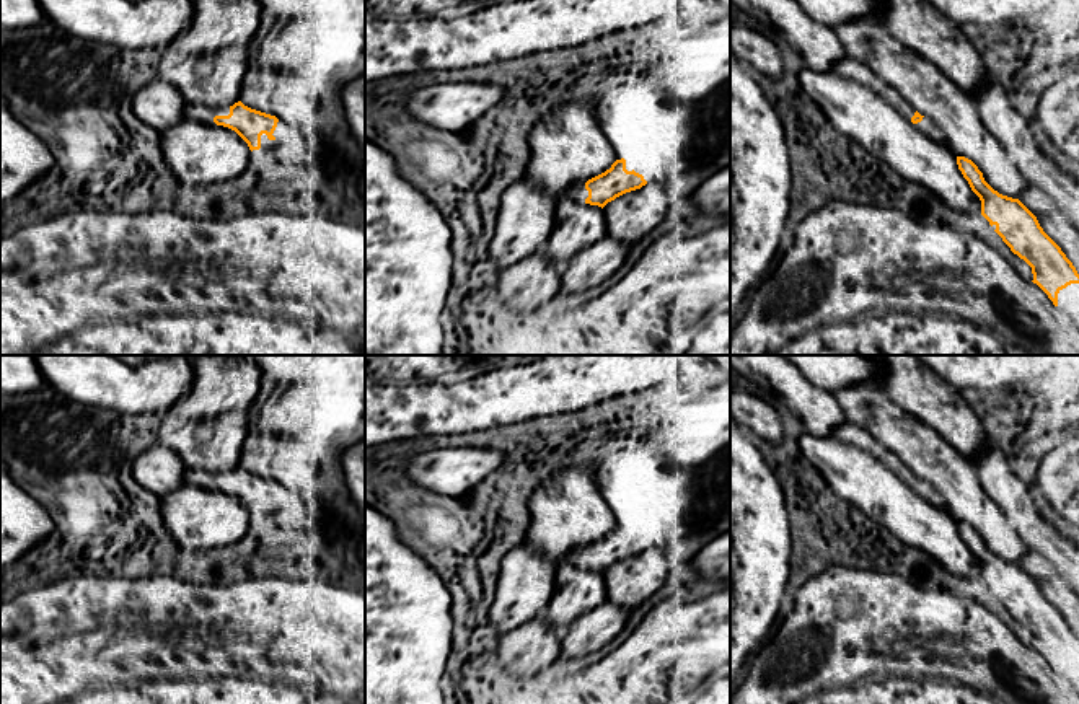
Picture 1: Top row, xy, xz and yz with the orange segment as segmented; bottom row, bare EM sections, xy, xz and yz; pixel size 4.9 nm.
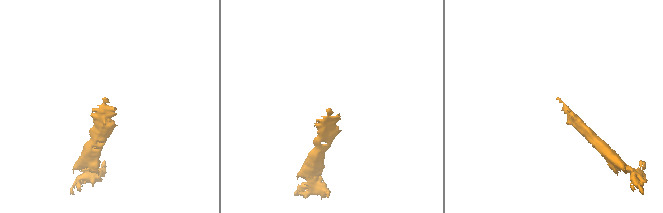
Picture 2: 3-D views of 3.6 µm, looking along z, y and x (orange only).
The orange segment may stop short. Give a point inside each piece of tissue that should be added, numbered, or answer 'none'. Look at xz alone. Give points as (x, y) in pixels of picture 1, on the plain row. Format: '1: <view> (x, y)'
1: xz (577, 558)

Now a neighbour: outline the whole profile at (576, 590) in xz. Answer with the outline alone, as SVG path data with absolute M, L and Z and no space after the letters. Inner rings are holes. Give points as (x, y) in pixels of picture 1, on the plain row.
M566 561L557 565L553 577L553 598L544 618L562 639L570 621L600 606L606 595L601 572L580 569Z

